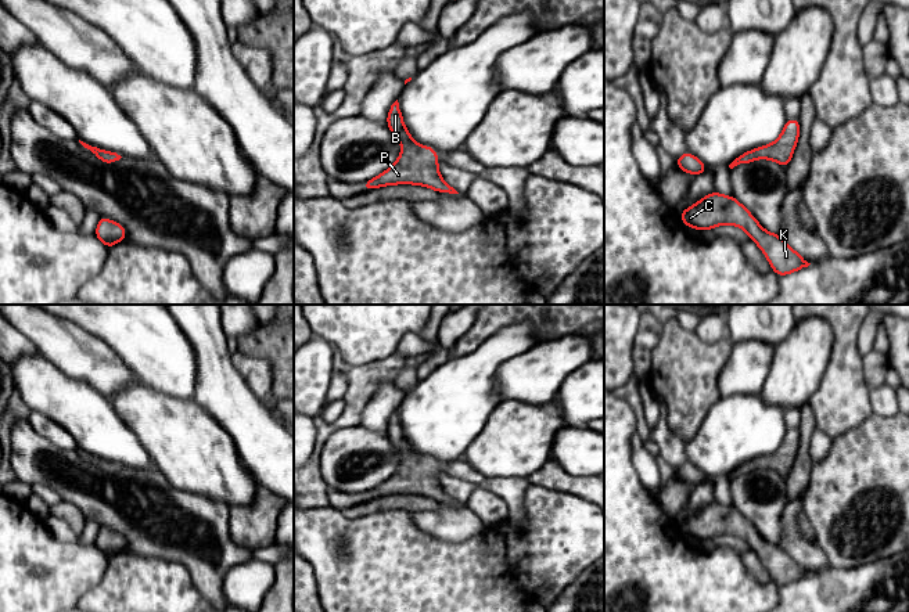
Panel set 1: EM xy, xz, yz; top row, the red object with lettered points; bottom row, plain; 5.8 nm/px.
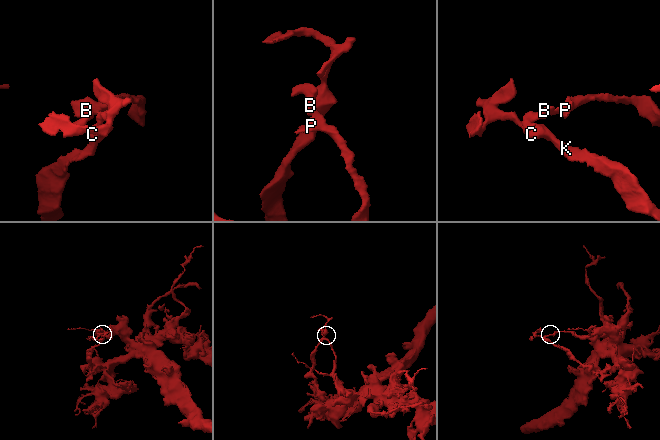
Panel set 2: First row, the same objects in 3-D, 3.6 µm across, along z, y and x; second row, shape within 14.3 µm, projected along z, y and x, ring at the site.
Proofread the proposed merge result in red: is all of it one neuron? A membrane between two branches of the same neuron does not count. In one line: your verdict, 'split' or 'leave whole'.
leave whole

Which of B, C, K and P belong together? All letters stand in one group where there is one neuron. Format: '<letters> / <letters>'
B C K P

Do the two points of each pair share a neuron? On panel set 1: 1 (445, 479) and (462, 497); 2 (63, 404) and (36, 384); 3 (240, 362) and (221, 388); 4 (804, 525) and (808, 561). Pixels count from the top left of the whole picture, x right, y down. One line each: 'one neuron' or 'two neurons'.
1: one neuron
2: one neuron
3: two neurons
4: two neurons

